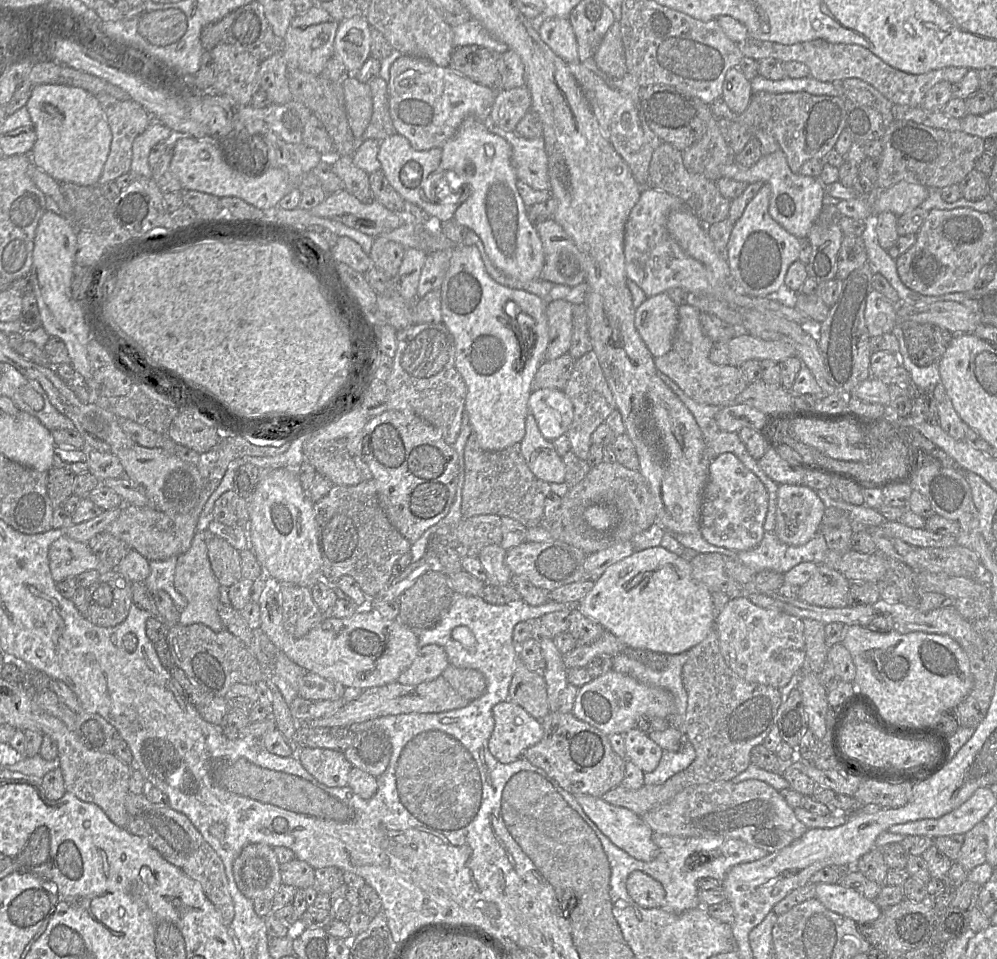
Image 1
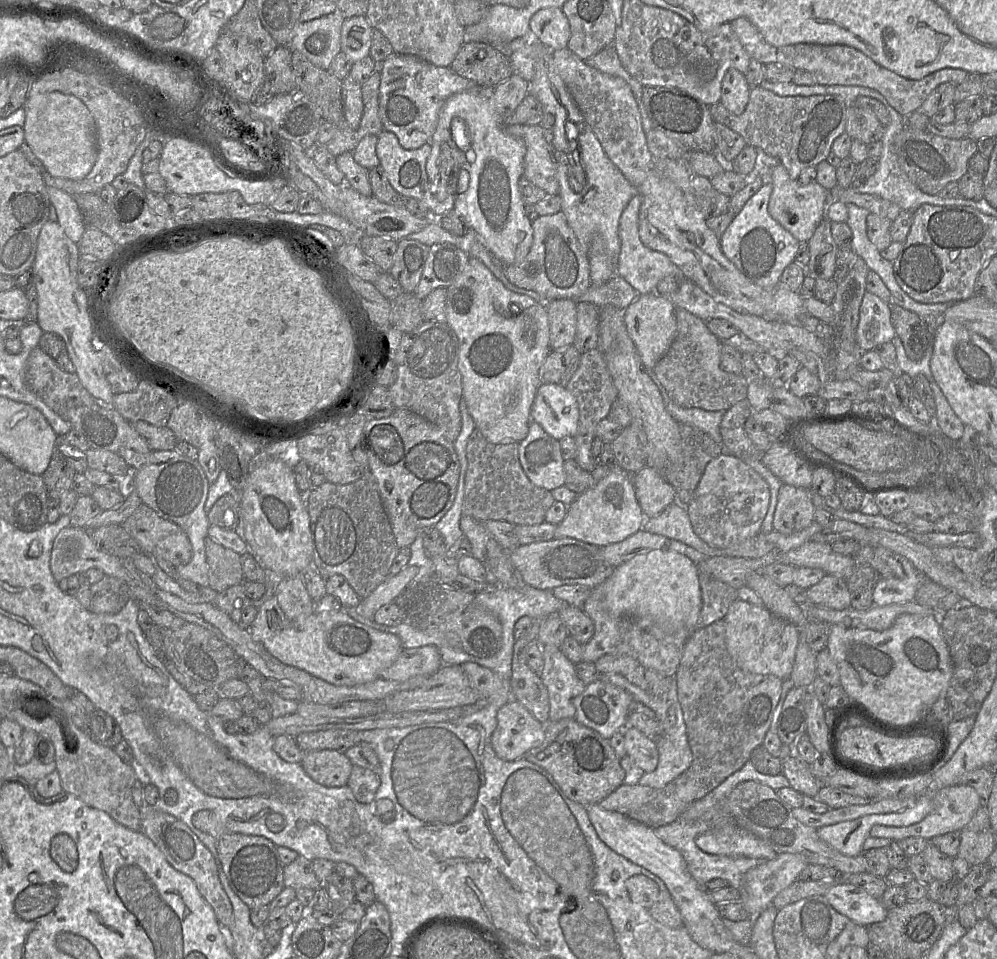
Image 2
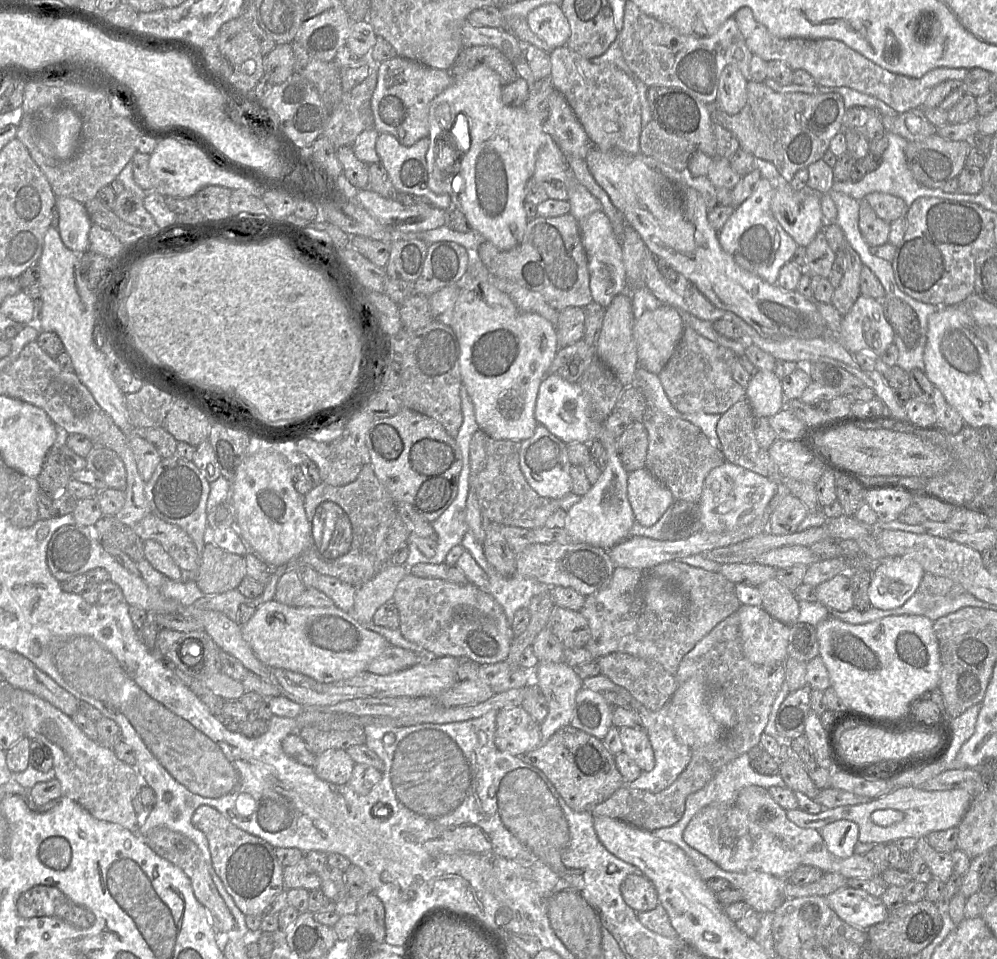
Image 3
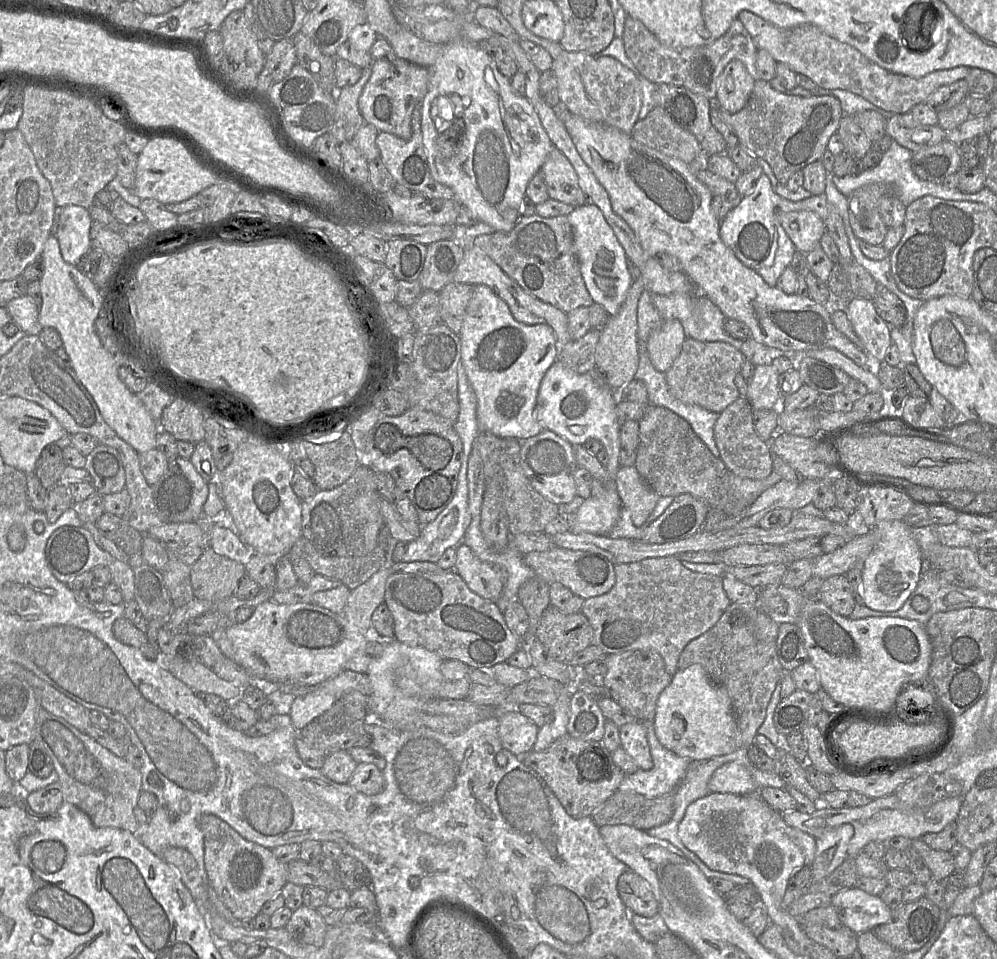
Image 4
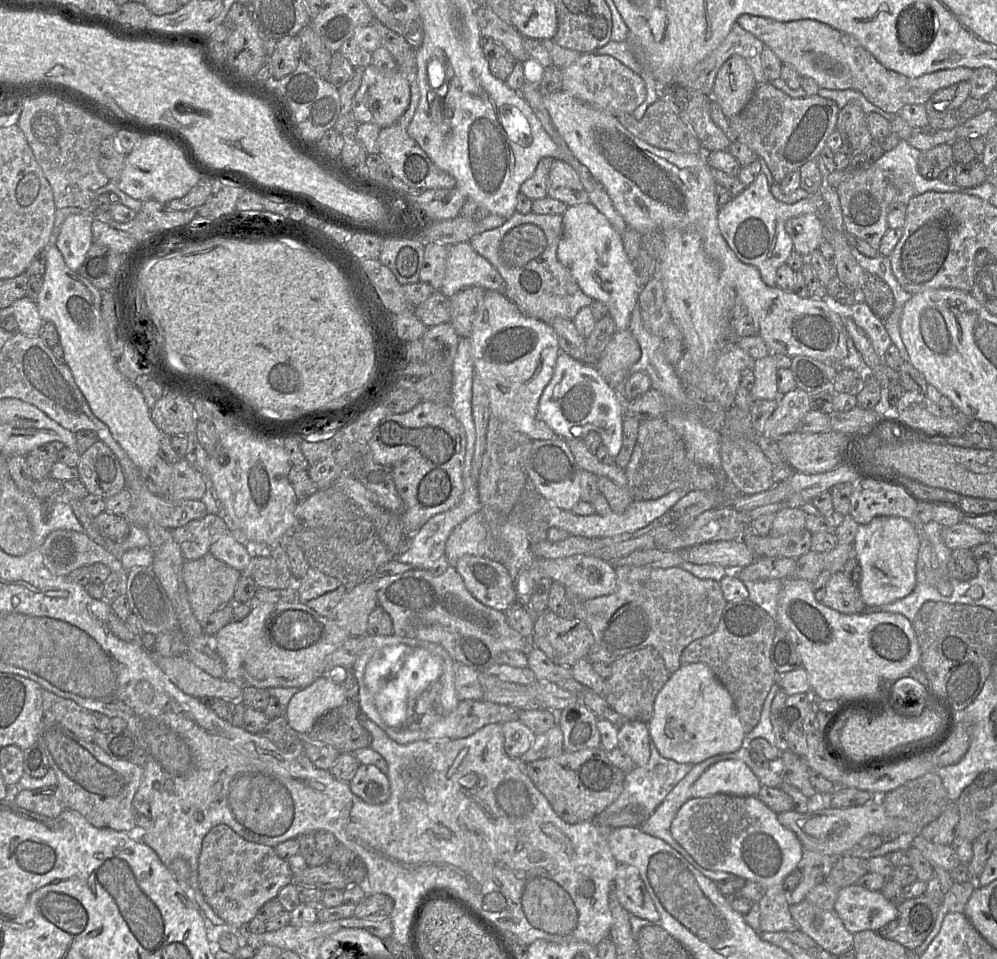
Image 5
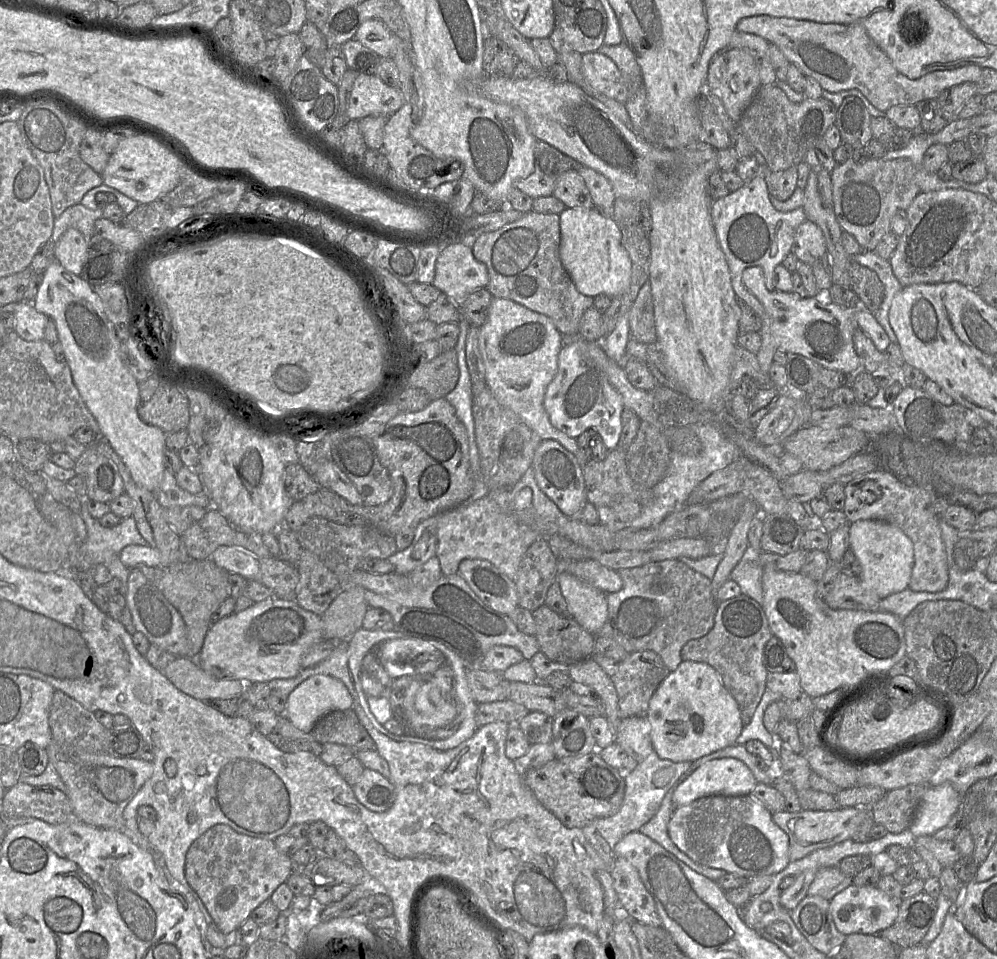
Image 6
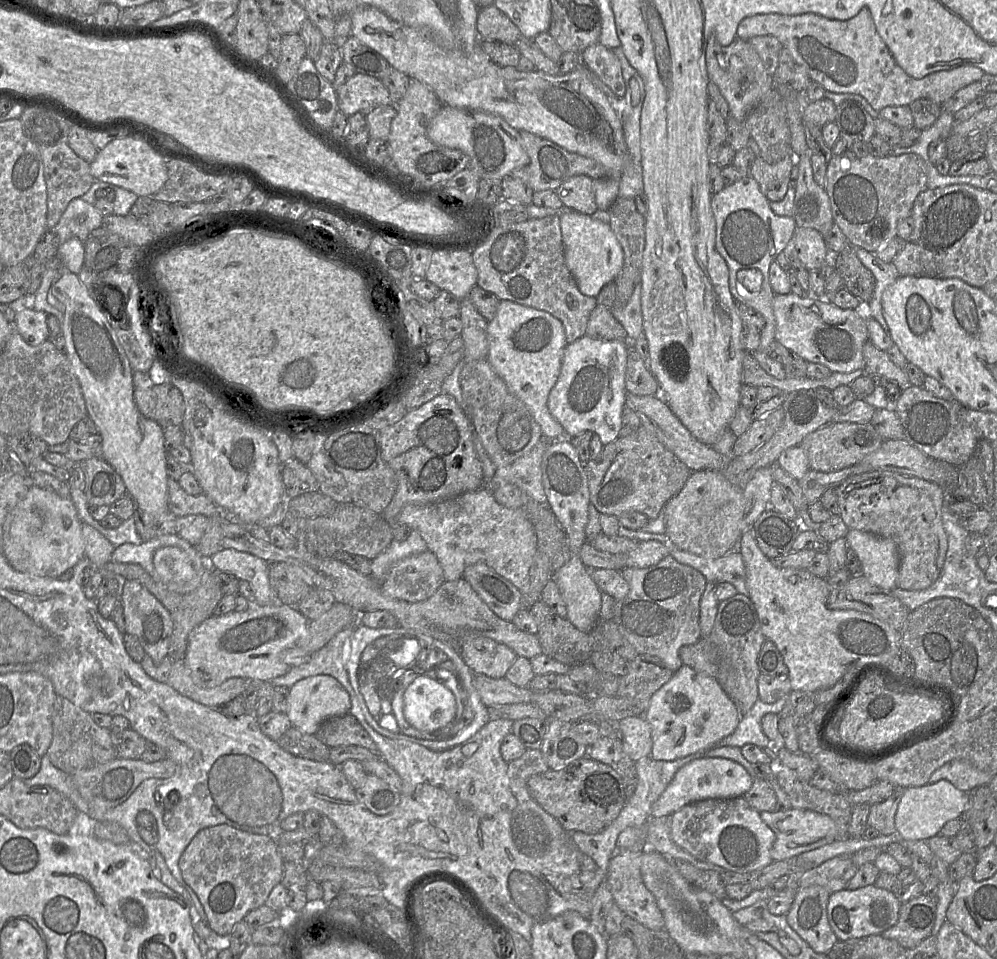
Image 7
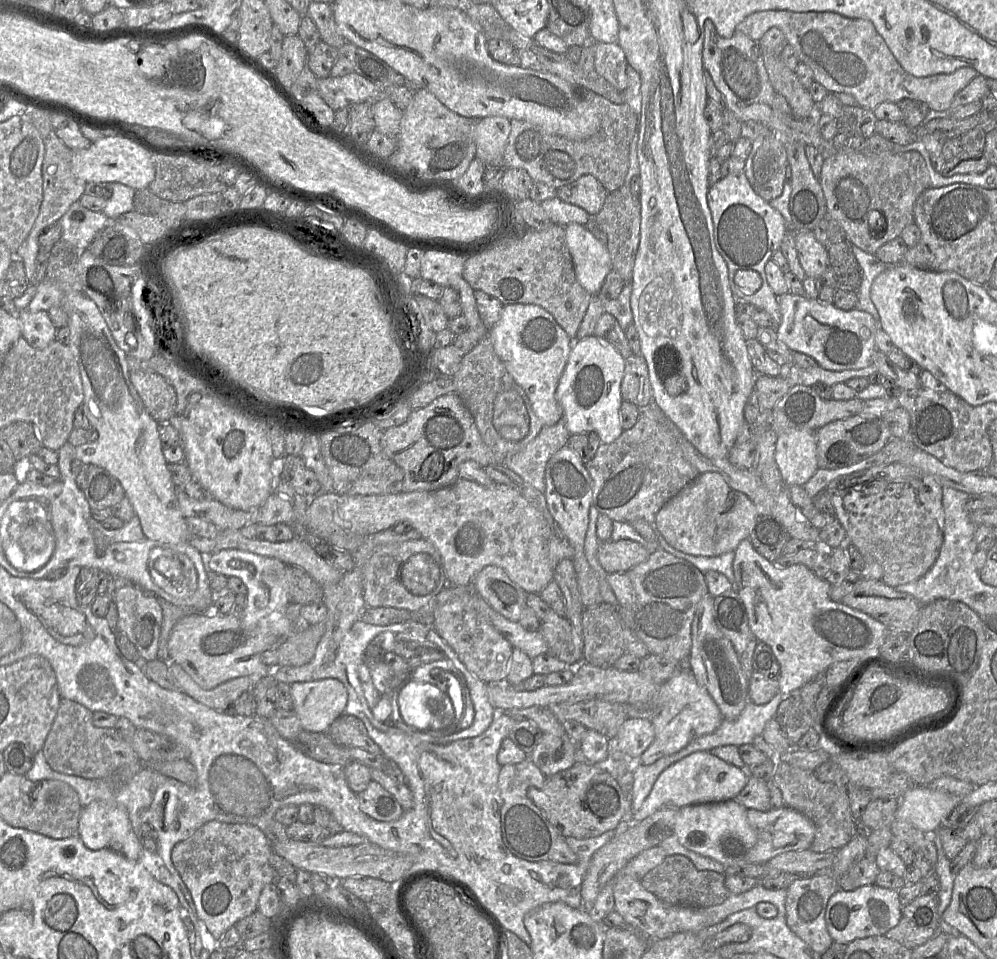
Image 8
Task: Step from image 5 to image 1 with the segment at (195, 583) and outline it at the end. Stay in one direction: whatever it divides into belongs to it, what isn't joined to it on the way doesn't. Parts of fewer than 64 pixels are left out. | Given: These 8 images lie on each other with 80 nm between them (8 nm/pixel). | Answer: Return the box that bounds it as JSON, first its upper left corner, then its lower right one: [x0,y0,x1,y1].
[203,530,242,588]

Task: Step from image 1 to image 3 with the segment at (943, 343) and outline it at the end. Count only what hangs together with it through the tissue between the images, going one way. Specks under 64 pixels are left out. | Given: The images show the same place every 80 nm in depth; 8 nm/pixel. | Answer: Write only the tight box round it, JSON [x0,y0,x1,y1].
[882,296,920,348]

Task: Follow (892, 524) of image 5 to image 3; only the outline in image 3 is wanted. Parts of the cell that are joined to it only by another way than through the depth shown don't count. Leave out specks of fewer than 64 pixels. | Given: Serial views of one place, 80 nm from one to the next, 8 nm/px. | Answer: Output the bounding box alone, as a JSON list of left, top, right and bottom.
[868,556,925,610]

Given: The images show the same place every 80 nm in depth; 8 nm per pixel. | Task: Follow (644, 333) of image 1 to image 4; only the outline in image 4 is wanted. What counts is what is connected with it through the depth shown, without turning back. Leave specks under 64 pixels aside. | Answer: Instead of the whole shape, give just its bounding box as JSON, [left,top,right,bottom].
[647,320,685,373]

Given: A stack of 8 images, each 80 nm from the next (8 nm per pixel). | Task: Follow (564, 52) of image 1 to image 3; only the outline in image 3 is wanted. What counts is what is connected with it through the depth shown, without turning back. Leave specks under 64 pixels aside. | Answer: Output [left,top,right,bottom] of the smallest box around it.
[526,4,570,50]

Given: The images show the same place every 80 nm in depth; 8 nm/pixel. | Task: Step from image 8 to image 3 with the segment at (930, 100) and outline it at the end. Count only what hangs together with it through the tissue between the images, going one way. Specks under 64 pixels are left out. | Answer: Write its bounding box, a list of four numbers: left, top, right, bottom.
[734,8,968,113]

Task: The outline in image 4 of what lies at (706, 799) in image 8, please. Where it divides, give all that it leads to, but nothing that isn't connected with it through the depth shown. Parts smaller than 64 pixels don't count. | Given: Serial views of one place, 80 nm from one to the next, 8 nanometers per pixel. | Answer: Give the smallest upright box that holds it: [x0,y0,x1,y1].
[708,762,760,795]

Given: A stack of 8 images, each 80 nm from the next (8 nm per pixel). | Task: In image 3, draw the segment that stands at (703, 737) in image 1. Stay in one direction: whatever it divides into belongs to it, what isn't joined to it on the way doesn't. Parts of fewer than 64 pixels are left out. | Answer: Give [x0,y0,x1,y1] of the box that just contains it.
[591,612,785,832]

